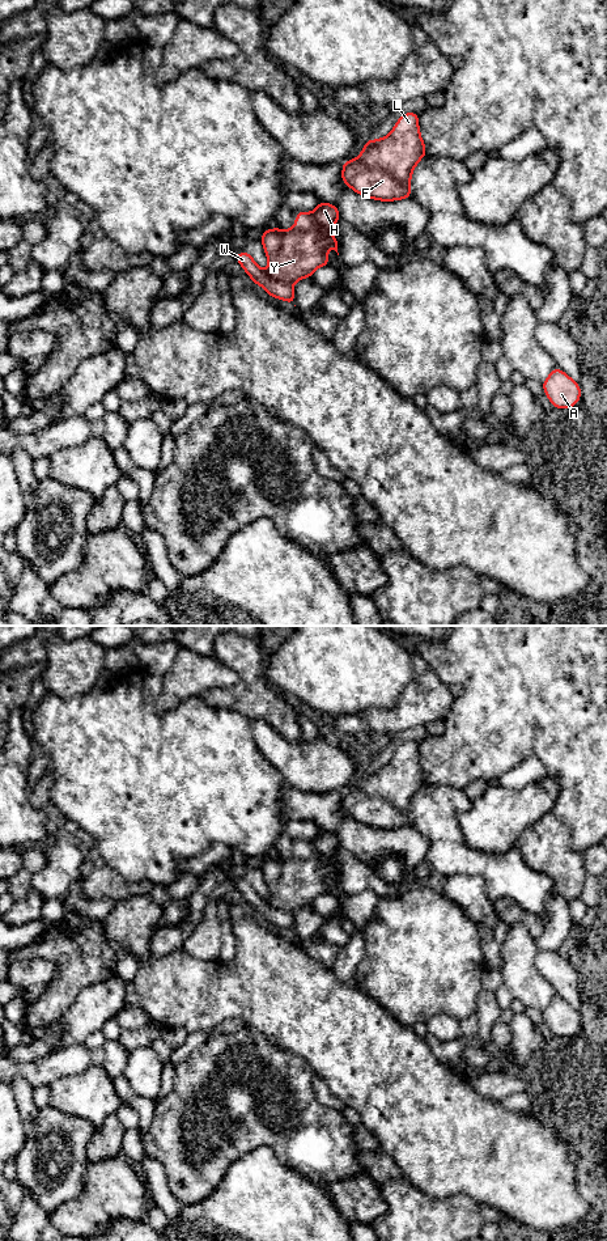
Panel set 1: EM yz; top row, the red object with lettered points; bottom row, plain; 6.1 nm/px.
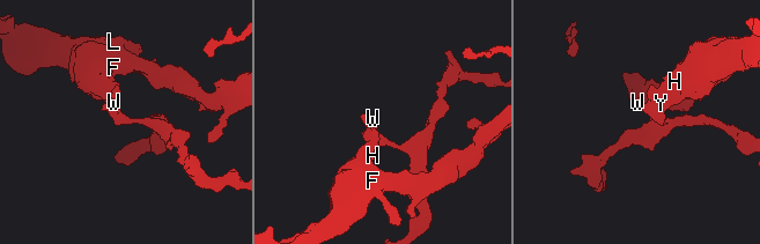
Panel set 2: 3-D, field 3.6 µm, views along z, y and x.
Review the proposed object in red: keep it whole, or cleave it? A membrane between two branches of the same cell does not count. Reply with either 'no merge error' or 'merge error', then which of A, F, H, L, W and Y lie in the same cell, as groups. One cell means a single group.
merge error; A W / F H L Y

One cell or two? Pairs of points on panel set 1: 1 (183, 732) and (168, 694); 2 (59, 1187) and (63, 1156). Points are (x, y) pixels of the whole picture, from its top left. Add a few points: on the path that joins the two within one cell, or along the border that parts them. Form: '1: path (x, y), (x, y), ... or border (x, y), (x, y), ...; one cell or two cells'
1: border (202, 697), (189, 697), (168, 711), (153, 708); two cells
2: path (59, 1180), (59, 1164); one cell

